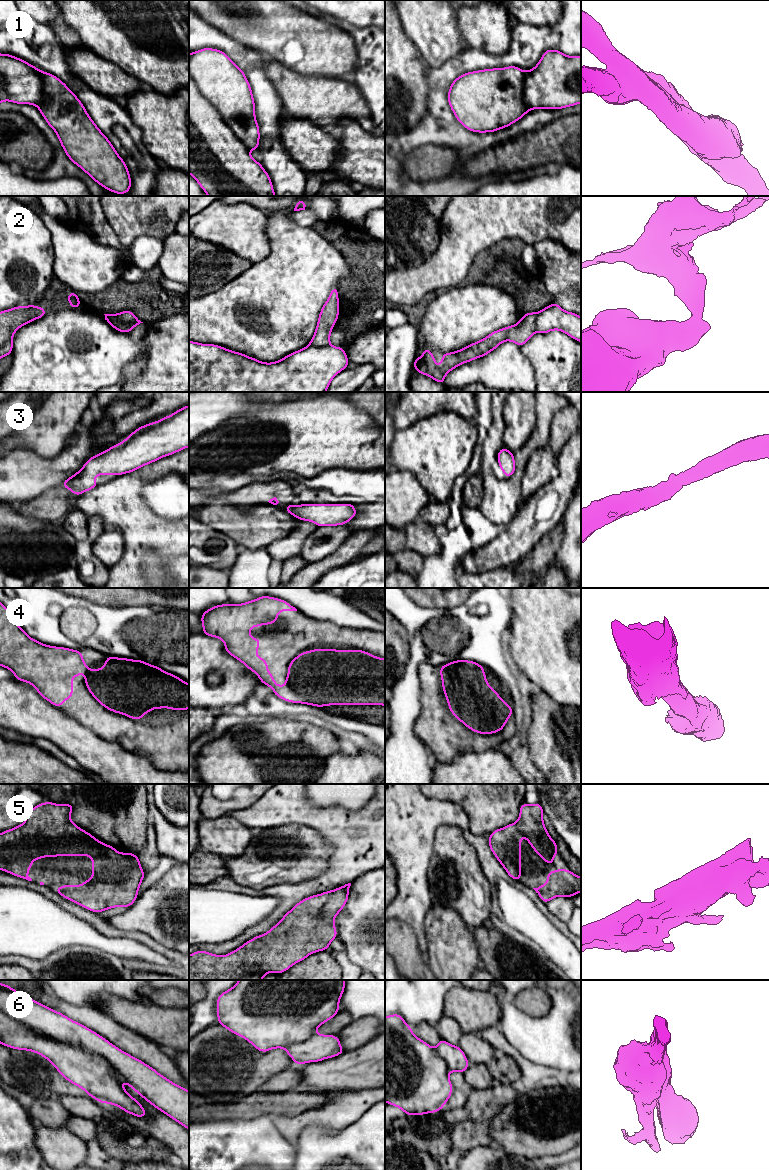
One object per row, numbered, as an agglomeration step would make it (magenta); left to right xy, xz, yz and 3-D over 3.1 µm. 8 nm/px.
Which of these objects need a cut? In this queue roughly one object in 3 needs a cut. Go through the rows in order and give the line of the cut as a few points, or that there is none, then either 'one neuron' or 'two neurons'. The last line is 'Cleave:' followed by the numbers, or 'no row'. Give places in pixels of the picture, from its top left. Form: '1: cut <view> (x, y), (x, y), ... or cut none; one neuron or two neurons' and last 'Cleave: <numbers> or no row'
1: cut xz (189, 73), (200, 93), (216, 109), (225, 124), (249, 149); two neurons
2: cut xy (117, 314), (117, 317), (124, 324), (131, 323), (136, 317); two neurons
3: cut none; one neuron
4: cut none; one neuron
5: cut none; one neuron
6: cut xy (0, 1010), (35, 1032), (101, 1056), (122, 1079); two neurons
Cleave: 1, 2, 6

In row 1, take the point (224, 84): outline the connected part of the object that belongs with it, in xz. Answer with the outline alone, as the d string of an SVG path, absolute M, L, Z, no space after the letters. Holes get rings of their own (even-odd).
M203 48L189 54L189 74L235 136L249 150L258 150L255 102L243 70L223 51Z

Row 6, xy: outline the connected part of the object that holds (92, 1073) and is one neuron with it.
M1 1011L0 1044L43 1056L62 1077L102 1104L112 1104L135 1117L148 1116L143 1106L122 1087L122 1079L103 1057L35 1033Z

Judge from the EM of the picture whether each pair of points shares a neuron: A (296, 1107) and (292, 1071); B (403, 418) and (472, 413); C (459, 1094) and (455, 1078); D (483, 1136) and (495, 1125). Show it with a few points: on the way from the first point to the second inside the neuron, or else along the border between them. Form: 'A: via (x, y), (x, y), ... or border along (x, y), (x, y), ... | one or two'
A: border along (293, 1089), (270, 1093) | two
B: via (420, 403), (455, 403) | one
C: via (459, 1090), (458, 1082) | one
D: border along (486, 1122), (494, 1145) | two

